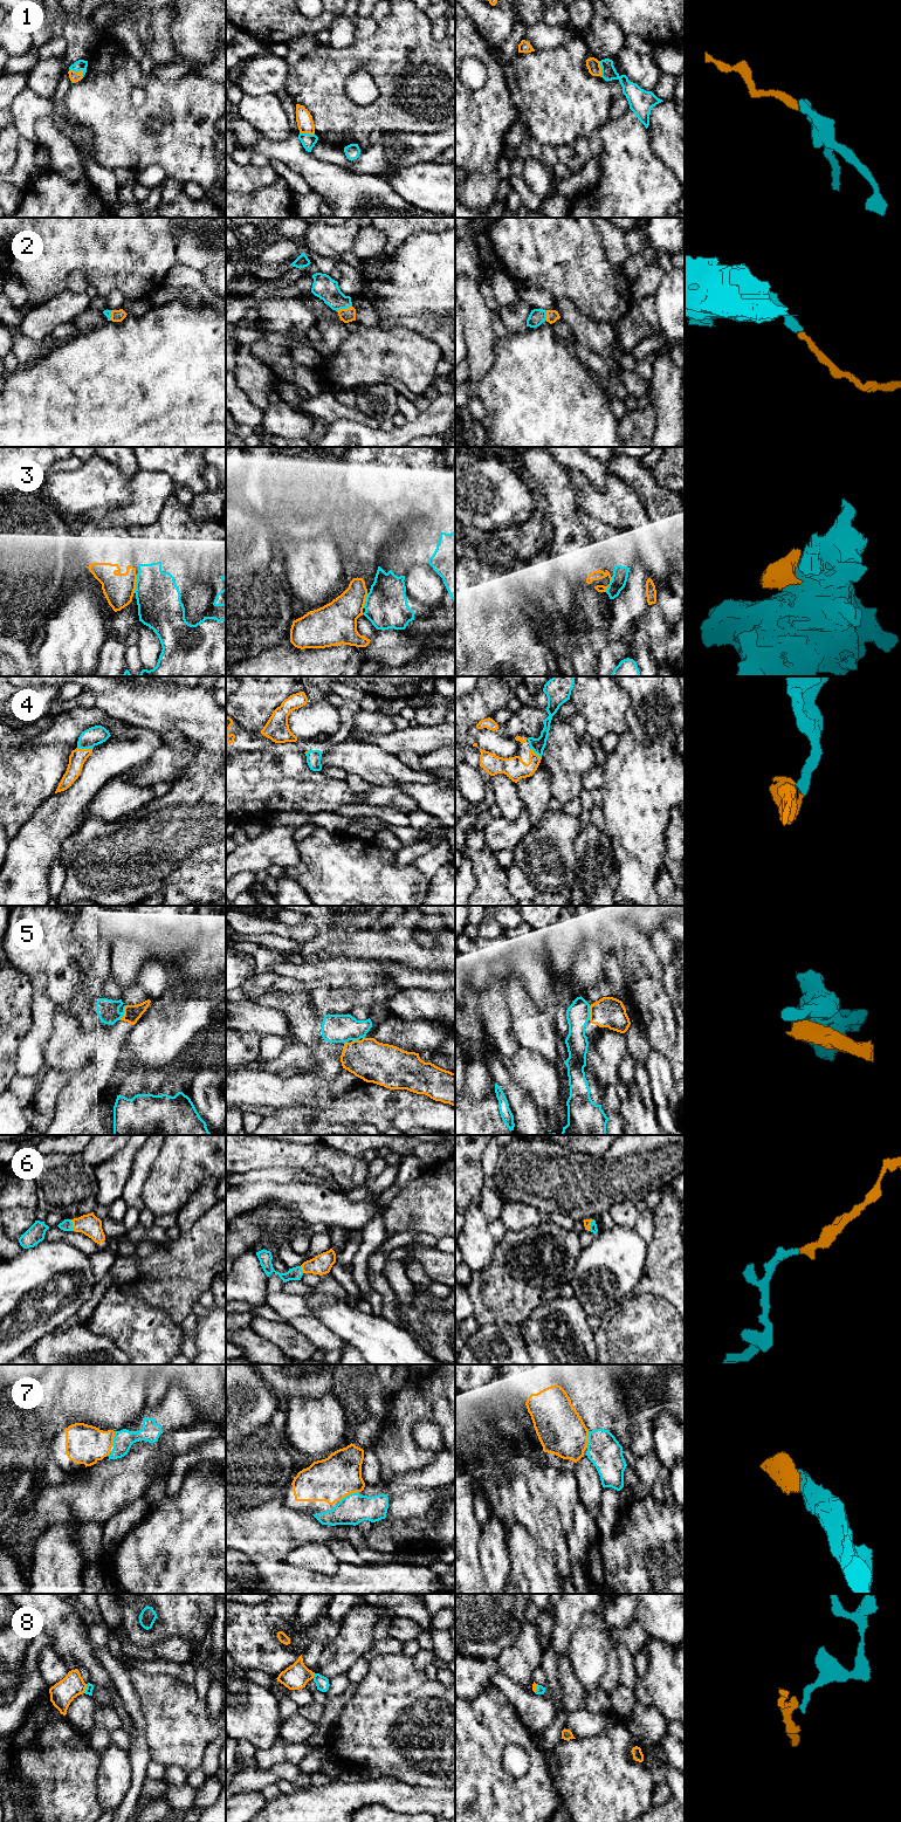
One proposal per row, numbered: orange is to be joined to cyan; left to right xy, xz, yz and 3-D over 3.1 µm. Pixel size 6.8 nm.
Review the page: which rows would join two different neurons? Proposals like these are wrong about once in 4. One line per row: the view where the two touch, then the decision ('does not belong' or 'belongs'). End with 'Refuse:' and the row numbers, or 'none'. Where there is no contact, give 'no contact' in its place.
1: xy | belongs
2: xz | belongs
3: xy | does not belong
4: xy | belongs
5: xy | does not belong
6: xy | belongs
7: xz | belongs
8: xz | belongs
Refuse: 3, 5

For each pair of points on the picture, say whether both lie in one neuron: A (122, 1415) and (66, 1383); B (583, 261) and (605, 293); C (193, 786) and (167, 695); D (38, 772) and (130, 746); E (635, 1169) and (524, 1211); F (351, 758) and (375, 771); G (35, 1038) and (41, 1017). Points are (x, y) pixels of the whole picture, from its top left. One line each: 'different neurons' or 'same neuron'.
A: same neuron
B: same neuron
C: different neurons
D: different neurons
E: different neurons
F: same neuron
G: same neuron

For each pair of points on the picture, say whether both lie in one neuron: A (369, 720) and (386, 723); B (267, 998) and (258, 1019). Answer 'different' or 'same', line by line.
A: same
B: different

